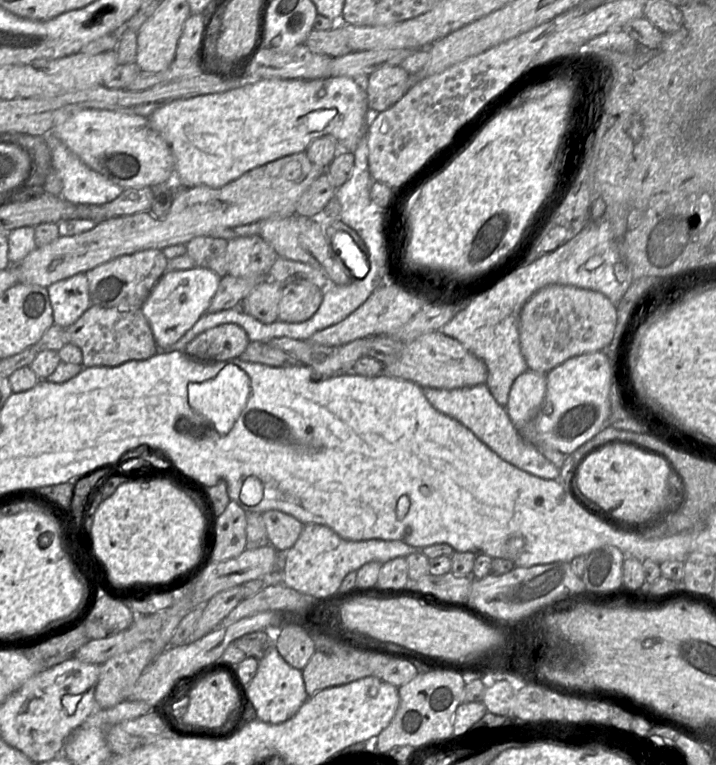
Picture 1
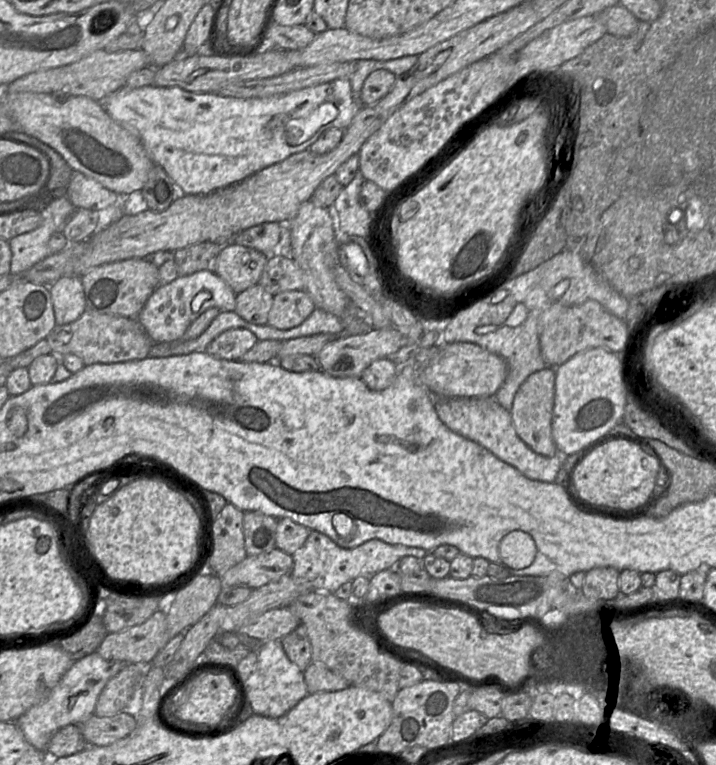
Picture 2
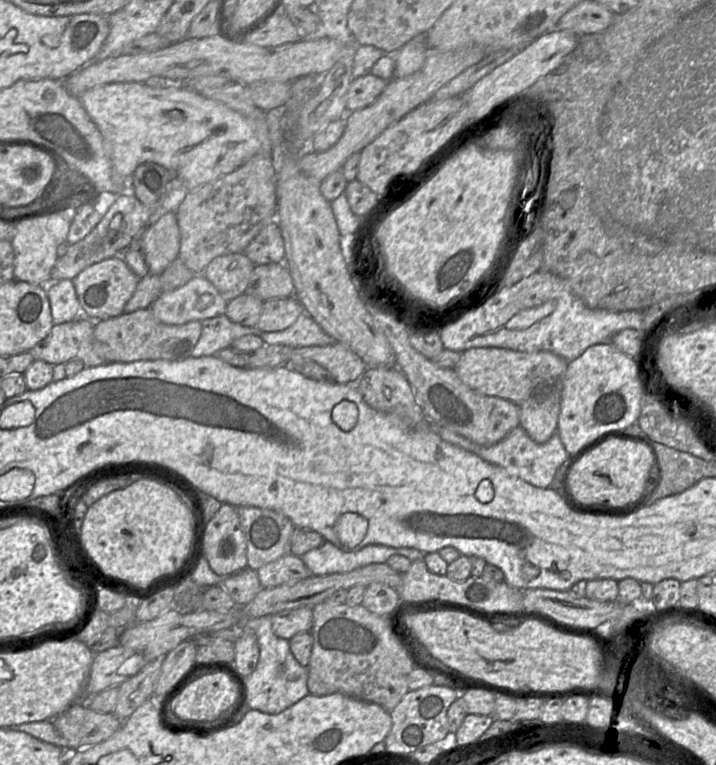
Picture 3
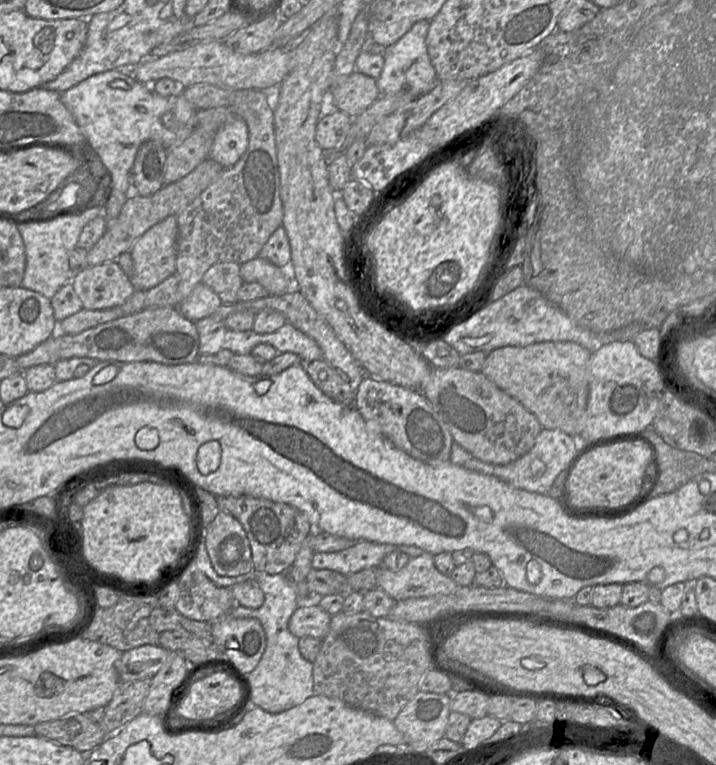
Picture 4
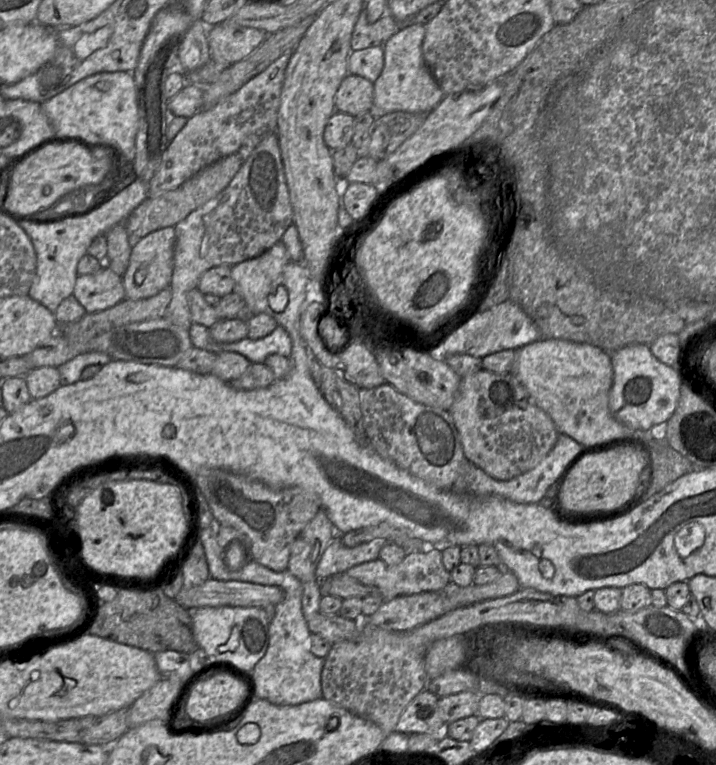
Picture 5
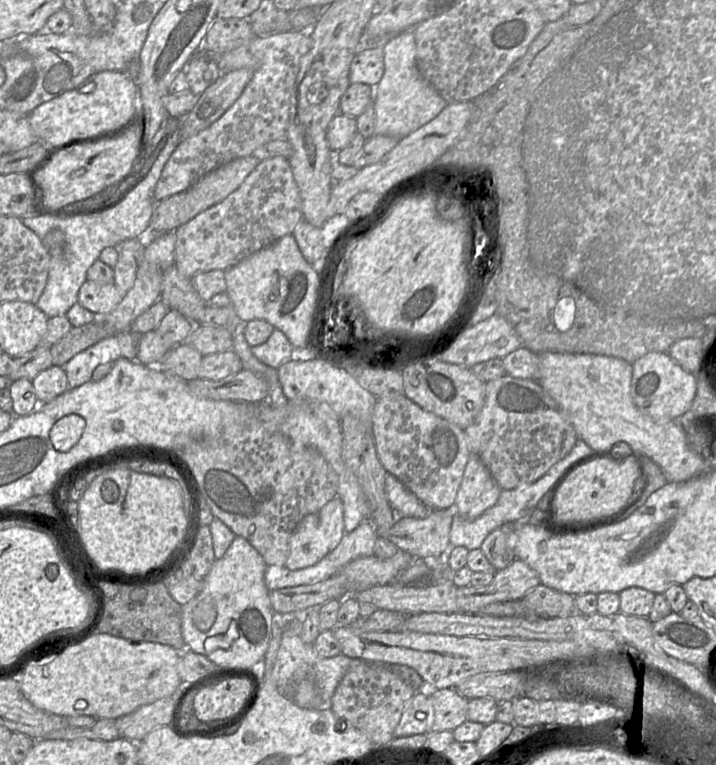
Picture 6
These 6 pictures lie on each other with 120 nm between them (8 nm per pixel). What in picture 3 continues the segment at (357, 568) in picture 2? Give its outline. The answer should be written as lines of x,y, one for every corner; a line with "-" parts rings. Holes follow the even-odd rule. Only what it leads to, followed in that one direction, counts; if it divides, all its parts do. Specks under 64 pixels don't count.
324,541
321,546
306,552
301,559
312,575
323,576
350,572
369,564
386,563
394,555
405,556
413,562
423,560
425,554
415,548
394,548
380,544
370,544
360,550
346,552

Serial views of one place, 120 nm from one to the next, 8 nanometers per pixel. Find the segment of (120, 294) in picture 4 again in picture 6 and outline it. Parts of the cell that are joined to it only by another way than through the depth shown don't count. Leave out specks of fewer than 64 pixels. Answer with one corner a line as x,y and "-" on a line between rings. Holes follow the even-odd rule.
90,280
81,285
77,297
77,303
94,313
96,318
111,312
123,298
114,283

